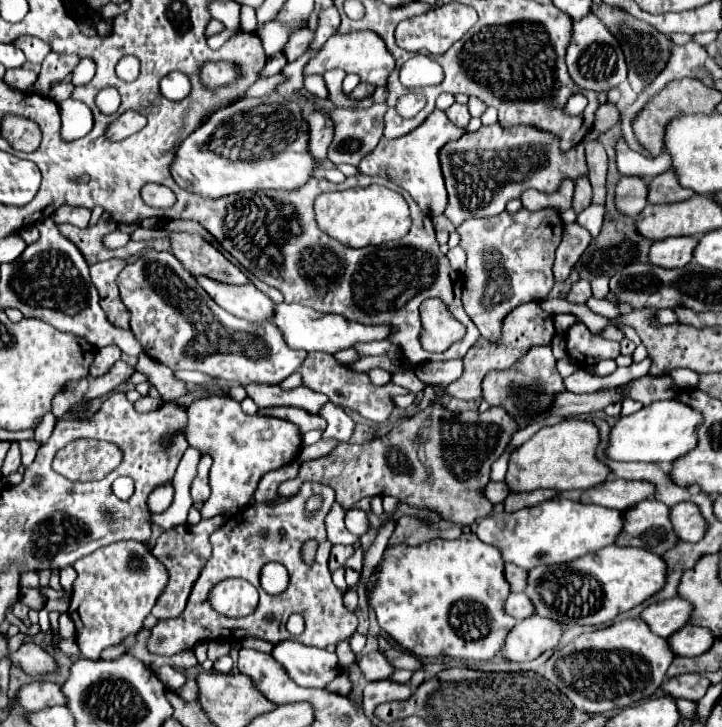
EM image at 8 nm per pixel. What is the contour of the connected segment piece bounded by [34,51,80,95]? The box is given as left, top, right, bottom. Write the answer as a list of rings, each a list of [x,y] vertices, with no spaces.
[[[54,51],[48,53],[44,63],[42,63],[42,71],[38,75],[38,81],[34,85],[36,93],[48,95],[52,85],[64,81],[74,71],[74,67],[78,63],[80,63],[78,55],[60,55],[60,53],[55,53]]]

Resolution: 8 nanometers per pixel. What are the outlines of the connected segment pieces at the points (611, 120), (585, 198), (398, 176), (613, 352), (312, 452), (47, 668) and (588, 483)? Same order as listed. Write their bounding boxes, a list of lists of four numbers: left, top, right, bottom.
[[594,103,618,133],[572,175,592,213],[358,109,464,217],[566,323,620,367],[297,439,339,463],[10,643,56,675],[506,419,610,493]]

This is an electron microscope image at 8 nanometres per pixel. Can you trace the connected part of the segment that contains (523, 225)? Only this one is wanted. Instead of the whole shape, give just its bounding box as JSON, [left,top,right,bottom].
[458,209,564,341]

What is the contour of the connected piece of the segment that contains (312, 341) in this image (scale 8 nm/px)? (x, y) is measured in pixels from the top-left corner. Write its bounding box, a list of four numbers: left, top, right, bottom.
[268,303,390,353]

